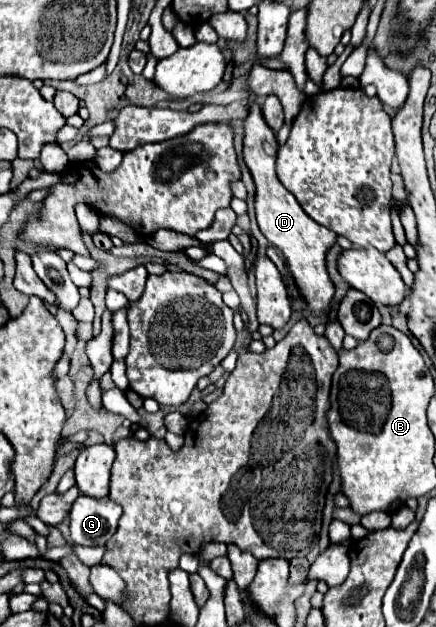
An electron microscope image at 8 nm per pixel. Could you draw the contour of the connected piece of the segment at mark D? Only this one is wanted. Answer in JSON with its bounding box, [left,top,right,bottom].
[243,97,337,315]

